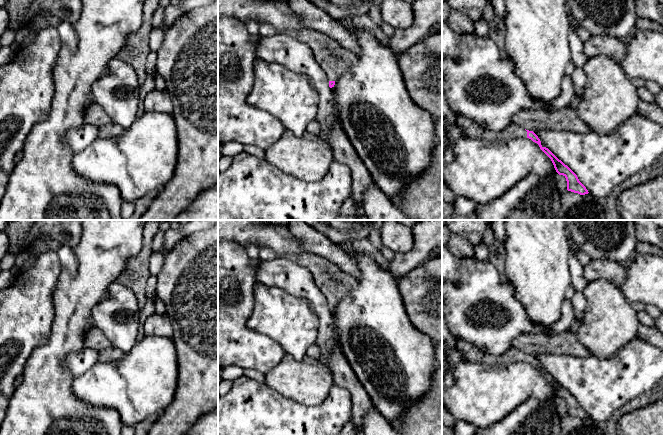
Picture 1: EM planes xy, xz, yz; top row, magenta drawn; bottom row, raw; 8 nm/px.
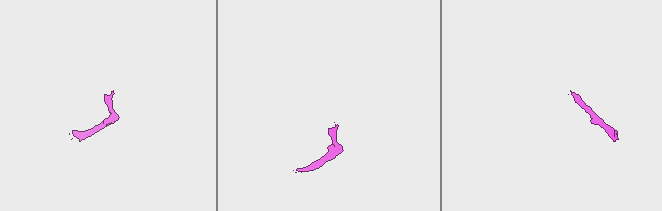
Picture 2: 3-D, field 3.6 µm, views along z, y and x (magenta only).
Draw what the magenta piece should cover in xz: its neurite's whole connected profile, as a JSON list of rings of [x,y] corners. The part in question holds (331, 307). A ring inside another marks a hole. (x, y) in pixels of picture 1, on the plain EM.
[[[310,252],[299,255],[285,255],[298,265],[308,269],[315,284],[326,297],[329,311],[335,309],[335,305],[353,288],[357,288],[356,278],[344,273],[337,265]]]

